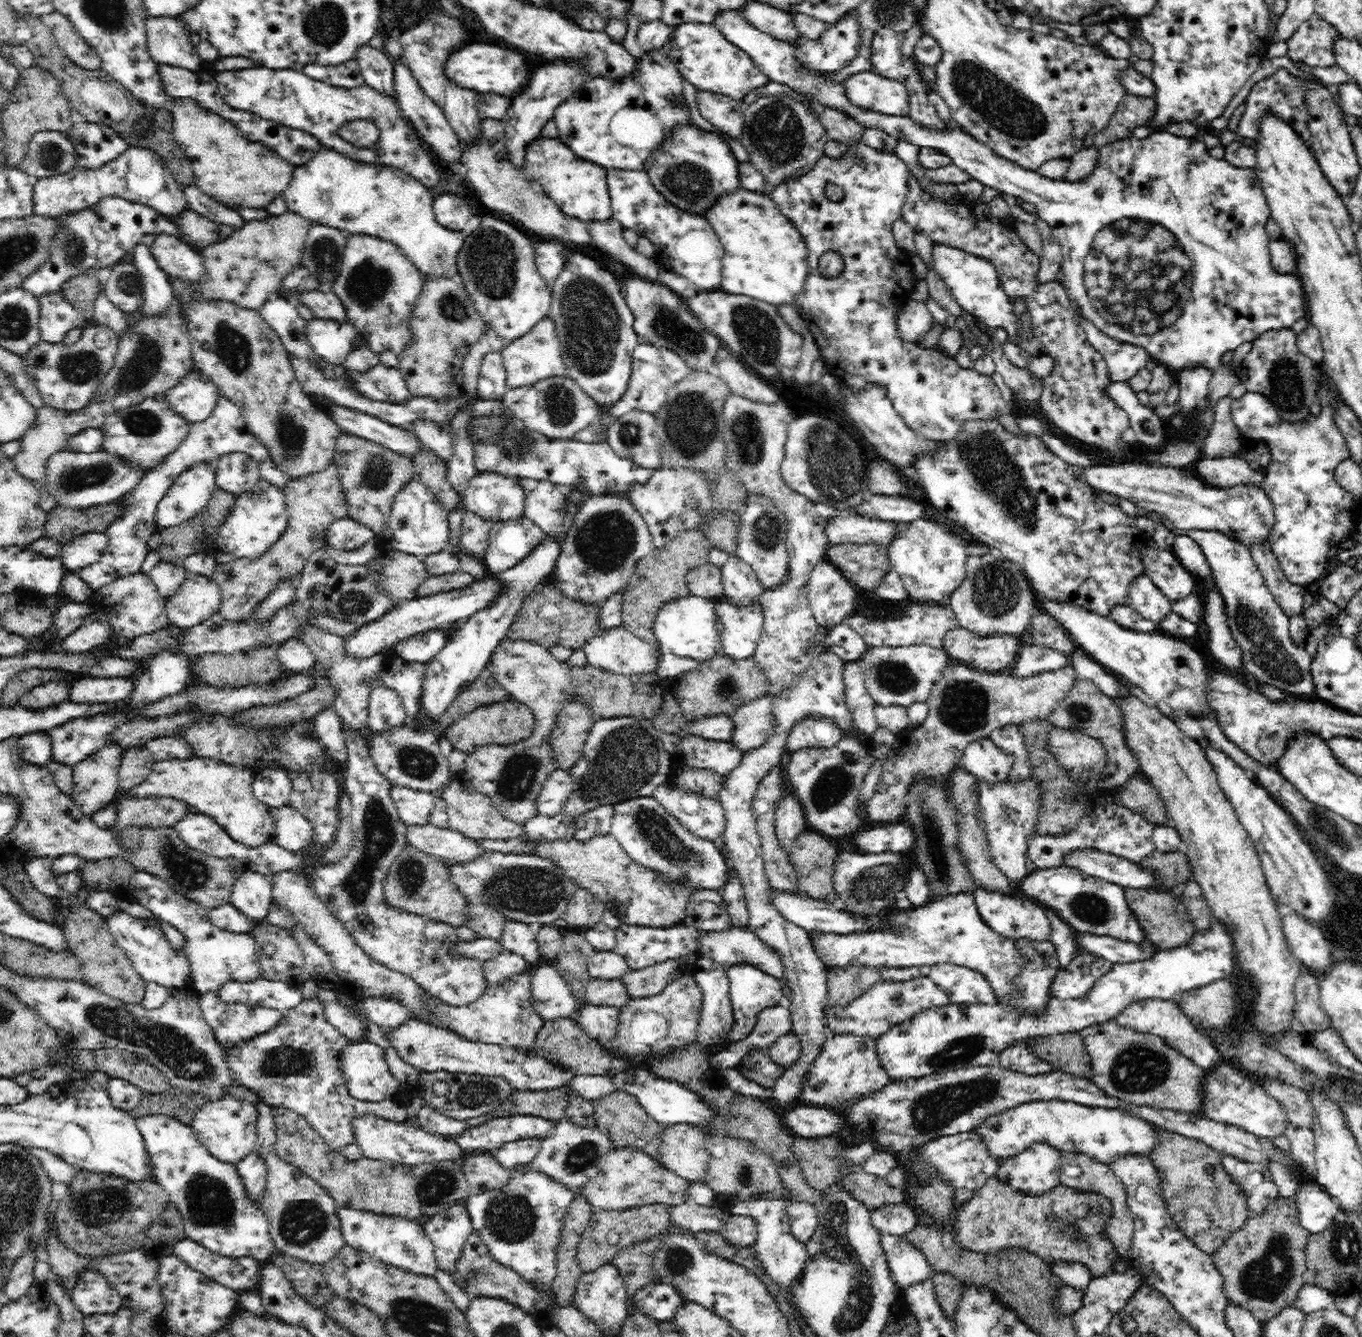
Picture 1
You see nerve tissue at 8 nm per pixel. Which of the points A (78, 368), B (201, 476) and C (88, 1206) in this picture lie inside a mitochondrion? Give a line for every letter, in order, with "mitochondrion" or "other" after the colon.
A: mitochondrion
B: other
C: mitochondrion

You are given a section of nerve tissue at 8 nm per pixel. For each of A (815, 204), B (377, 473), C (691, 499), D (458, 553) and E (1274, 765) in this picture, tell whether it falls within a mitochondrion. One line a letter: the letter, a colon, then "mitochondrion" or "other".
A: other
B: mitochondrion
C: mitochondrion
D: other
E: other

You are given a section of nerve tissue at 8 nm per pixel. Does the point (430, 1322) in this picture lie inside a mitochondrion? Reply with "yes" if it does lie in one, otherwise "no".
yes

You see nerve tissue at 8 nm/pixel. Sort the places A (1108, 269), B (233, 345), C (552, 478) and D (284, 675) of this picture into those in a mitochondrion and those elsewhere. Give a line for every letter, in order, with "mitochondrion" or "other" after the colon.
A: mitochondrion
B: mitochondrion
C: other
D: other

